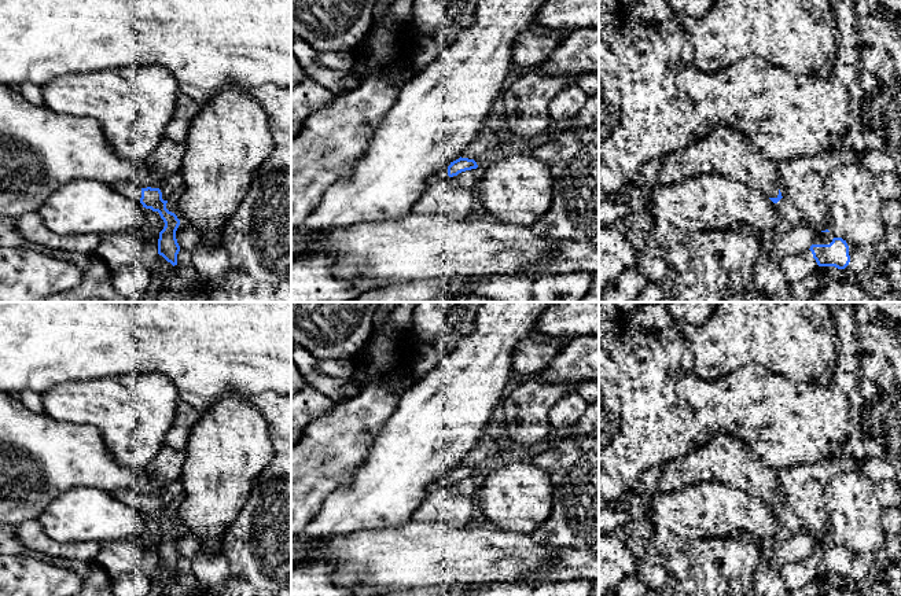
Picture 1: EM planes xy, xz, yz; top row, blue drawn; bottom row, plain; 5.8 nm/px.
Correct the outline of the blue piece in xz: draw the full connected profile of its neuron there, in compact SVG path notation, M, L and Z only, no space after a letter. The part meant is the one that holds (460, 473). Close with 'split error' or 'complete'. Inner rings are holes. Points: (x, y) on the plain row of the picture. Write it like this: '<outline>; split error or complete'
M460 464L459 467L450 470L450 472L448 475L442 475L437 481L434 481L427 488L427 492L433 493L437 489L440 489L441 486L444 486L445 483L453 485L453 483L457 483L461 479L477 477L477 475L478 475L478 472L474 467Z; split error

